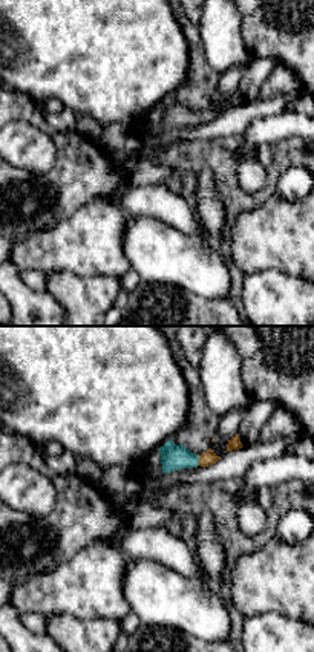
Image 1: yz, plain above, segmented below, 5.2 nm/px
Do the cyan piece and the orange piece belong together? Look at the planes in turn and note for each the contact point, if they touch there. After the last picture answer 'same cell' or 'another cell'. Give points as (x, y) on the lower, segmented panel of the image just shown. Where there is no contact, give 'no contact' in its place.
contact (198, 461)

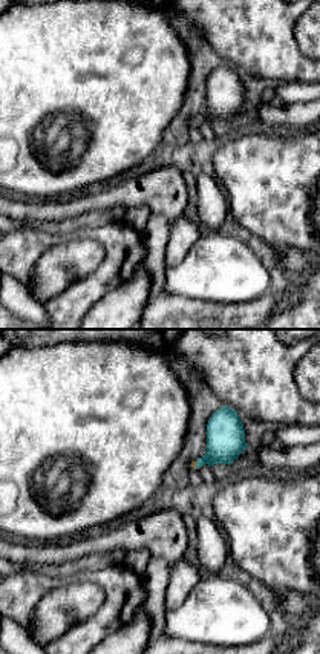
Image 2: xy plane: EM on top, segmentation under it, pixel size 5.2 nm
contact (196, 464)

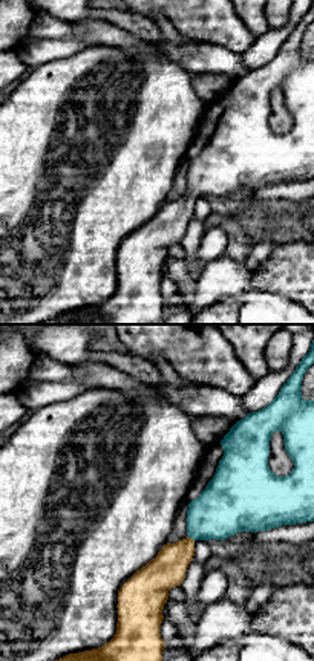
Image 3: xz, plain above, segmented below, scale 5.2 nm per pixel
contact (192, 537)

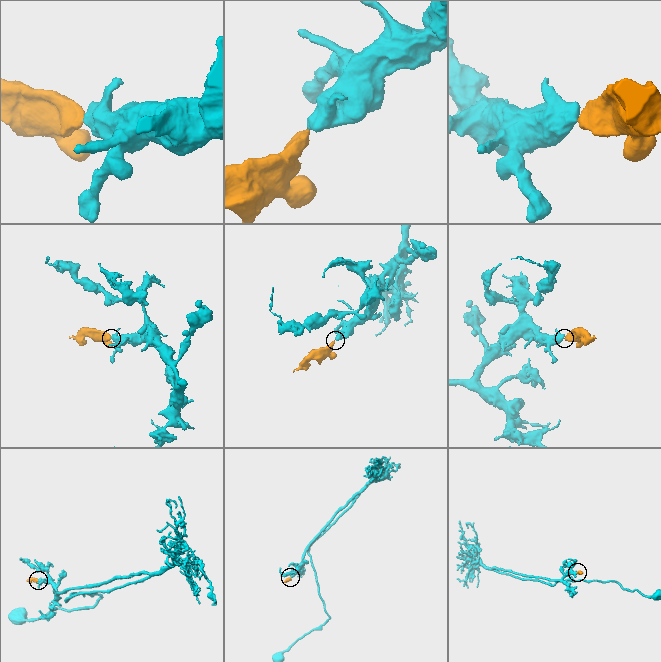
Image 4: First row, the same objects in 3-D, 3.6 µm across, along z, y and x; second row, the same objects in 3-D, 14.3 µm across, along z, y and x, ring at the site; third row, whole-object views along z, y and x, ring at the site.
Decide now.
same cell

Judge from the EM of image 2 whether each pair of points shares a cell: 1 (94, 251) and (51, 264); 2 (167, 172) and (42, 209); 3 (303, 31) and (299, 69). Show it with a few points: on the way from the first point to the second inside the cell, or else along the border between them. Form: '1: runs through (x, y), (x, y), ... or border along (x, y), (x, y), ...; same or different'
1: runs through (83, 255), (62, 264); same
2: runs through (137, 190), (117, 192), (72, 206); same
3: border along (299, 16), (294, 25), (294, 39), (303, 54); different

